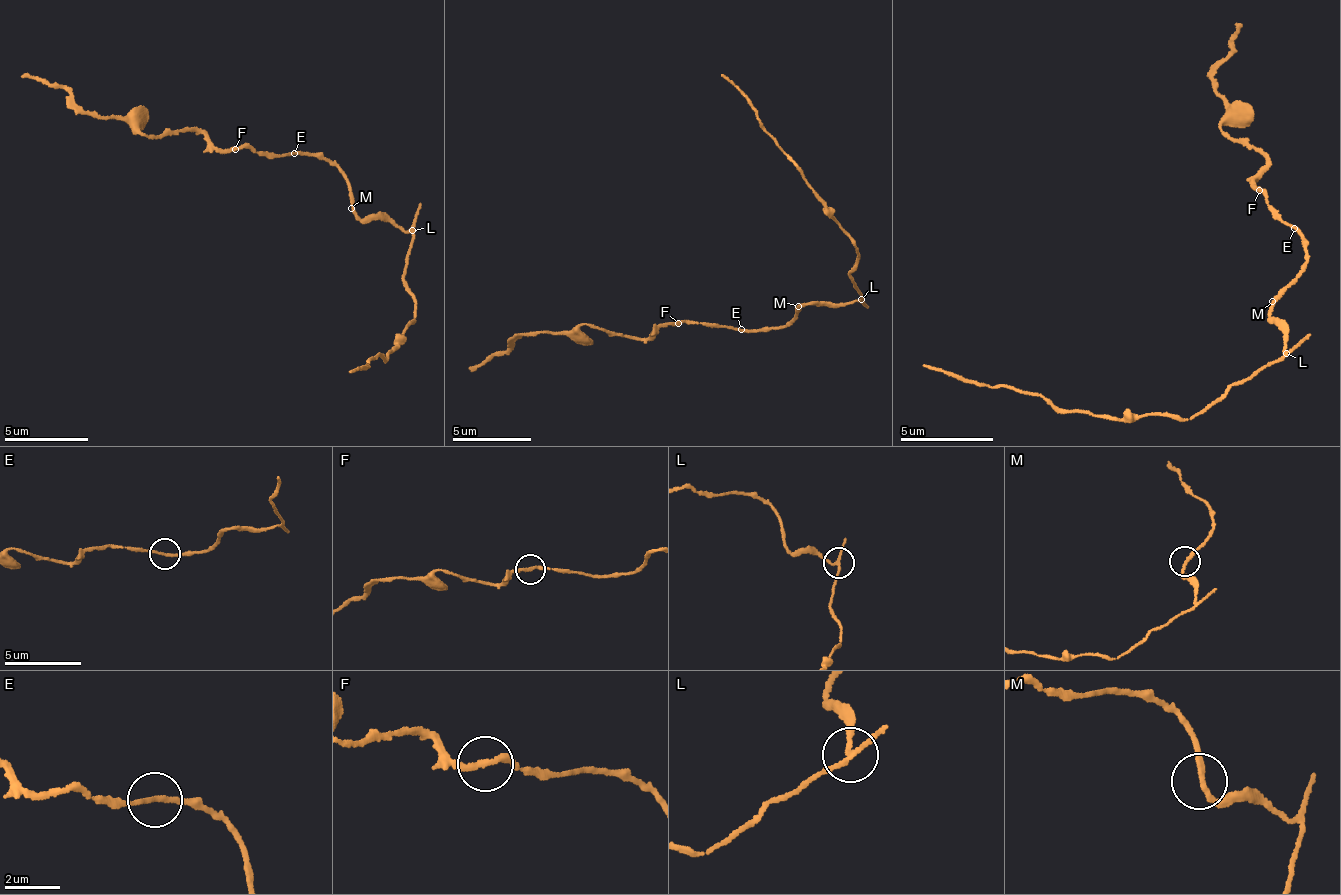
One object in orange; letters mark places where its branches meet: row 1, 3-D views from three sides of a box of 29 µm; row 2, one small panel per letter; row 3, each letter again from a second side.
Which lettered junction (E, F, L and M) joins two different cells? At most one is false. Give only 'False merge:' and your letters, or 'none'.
False merge: L

